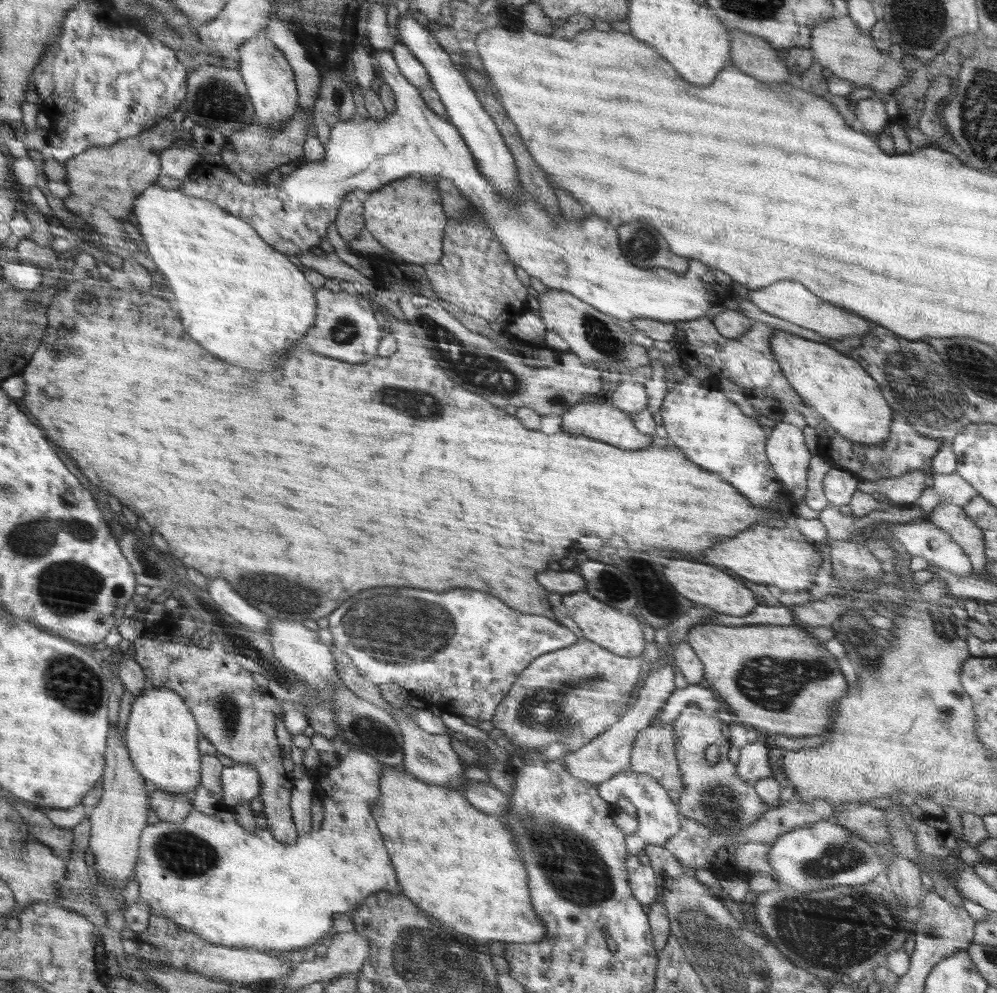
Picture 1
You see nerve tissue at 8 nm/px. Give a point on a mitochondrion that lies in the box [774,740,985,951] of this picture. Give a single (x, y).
(838, 858)

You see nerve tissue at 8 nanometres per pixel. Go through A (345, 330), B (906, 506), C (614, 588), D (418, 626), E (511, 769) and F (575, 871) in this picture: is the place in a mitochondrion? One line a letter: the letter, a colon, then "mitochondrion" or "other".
A: mitochondrion
B: other
C: mitochondrion
D: mitochondrion
E: other
F: mitochondrion

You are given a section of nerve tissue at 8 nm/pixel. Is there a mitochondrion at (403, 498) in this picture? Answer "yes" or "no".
no

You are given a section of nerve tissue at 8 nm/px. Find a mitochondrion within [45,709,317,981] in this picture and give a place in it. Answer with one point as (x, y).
(184, 854)

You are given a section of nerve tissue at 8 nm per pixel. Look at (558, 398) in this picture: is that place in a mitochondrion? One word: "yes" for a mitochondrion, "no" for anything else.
yes

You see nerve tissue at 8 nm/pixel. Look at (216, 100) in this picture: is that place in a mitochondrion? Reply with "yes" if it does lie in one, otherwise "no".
yes

